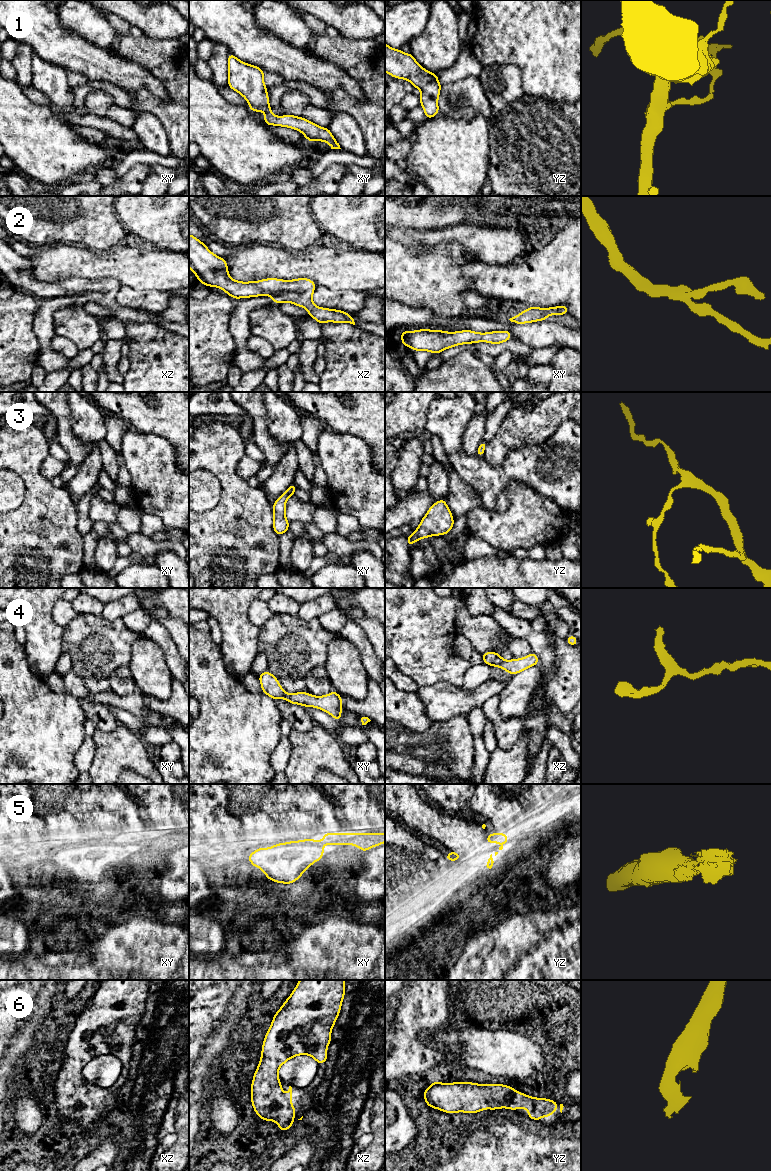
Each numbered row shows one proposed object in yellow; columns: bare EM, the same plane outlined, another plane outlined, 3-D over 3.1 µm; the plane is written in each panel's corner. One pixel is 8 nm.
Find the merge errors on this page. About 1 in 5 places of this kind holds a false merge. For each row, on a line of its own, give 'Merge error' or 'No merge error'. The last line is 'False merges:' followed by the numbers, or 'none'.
1: No merge error
2: No merge error
3: No merge error
4: No merge error
5: No merge error
6: No merge error
False merges: none

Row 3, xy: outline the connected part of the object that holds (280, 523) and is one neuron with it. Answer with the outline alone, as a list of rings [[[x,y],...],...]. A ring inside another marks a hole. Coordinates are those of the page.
[[[293,483],[272,505],[273,530],[278,536],[282,535],[285,532],[288,532],[290,522],[287,520],[285,516],[286,501],[289,497],[295,496],[296,487],[297,485]]]

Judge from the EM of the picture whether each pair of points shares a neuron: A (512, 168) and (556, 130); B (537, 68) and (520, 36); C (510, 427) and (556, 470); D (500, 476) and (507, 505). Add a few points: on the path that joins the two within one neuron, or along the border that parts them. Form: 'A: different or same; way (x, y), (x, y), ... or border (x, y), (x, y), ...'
A: same; way (523, 162), (545, 141)
B: same; way (537, 60), (537, 53), (528, 44)
C: different; border (551, 435), (541, 443), (512, 448), (508, 454)
D: different; border (526, 484), (511, 481), (490, 509)

